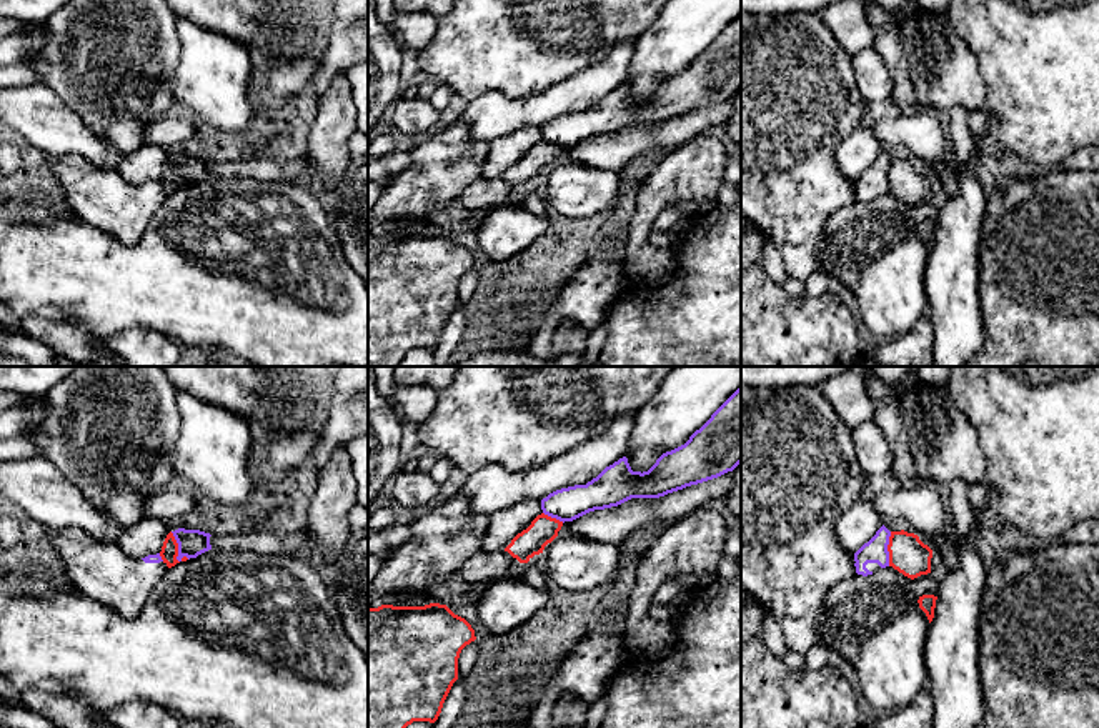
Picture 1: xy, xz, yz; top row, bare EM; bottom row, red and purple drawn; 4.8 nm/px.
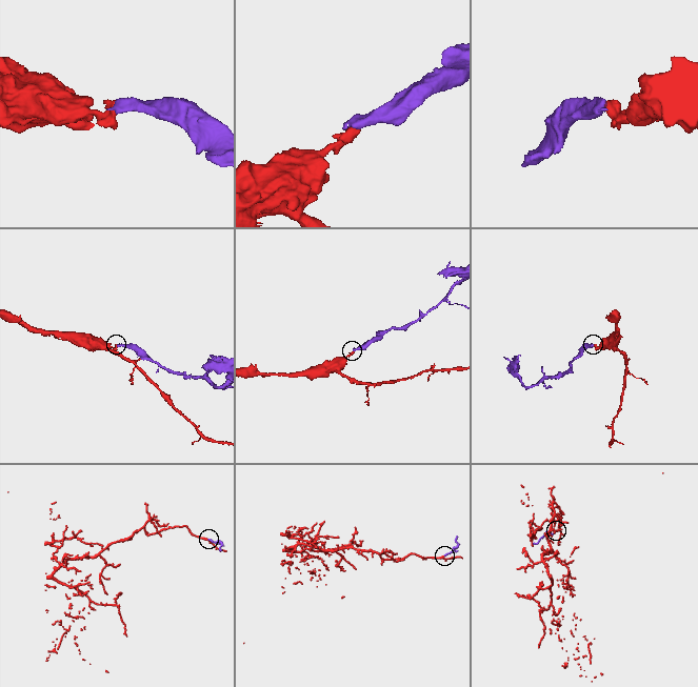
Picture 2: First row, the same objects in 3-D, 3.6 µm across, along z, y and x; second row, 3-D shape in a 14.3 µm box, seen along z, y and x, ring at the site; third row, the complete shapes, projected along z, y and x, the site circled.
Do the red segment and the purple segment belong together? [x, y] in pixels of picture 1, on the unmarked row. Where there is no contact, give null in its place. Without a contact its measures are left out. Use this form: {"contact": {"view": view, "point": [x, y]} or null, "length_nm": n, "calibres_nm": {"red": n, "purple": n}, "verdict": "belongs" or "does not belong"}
{"contact": {"view": "xy", "point": [177, 179]}, "length_nm": 160, "calibres_nm": {"red": 90, "purple": 130}, "verdict": "does not belong"}

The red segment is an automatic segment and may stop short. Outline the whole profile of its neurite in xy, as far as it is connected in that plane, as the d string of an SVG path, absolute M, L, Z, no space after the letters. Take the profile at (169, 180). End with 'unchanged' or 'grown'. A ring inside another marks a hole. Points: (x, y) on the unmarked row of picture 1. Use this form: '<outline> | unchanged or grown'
M172 158L167 162L167 165L165 165L165 168L163 168L160 183L162 183L163 190L165 190L168 195L172 195L172 193L175 193L177 190L180 190L180 188L177 187L177 183L178 183L178 170L177 170L177 167L175 167L175 163L173 163Z | unchanged

